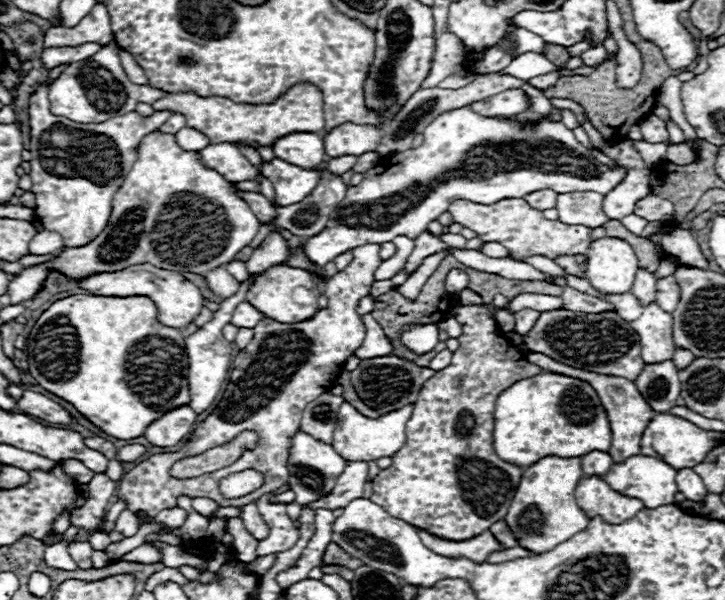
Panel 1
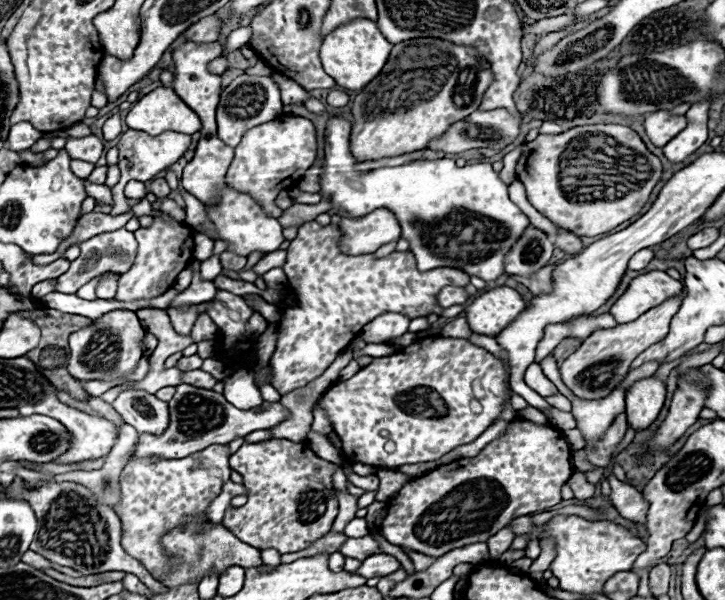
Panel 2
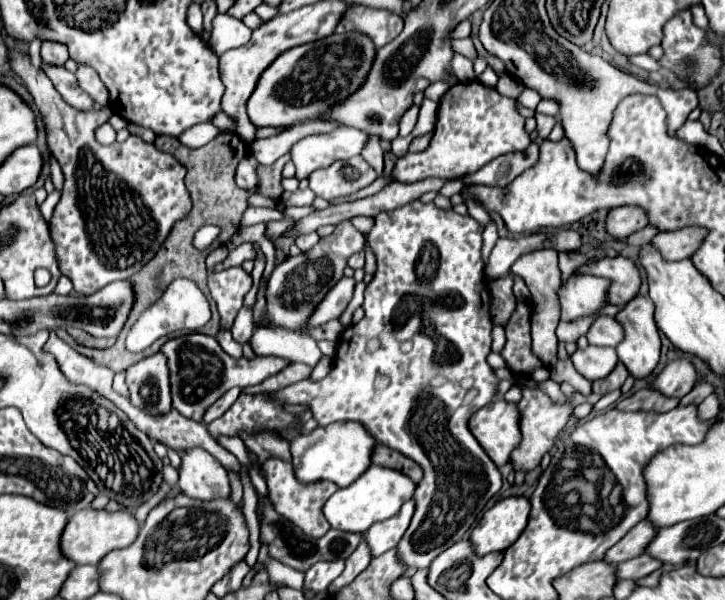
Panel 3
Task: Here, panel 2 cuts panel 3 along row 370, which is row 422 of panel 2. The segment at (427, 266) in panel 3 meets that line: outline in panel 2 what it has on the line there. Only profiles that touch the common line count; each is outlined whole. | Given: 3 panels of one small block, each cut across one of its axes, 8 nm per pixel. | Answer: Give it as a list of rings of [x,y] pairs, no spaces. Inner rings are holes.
[[[442,336],[427,337],[414,342],[402,349],[394,356],[374,358],[366,368],[354,374],[346,382],[336,382],[330,386],[312,406],[312,410],[322,408],[334,428],[334,432],[342,440],[342,454],[348,462],[364,462],[378,468],[398,468],[404,464],[418,464],[438,460],[450,450],[476,440],[494,420],[500,416],[504,400],[508,398],[508,384],[506,384],[506,368],[502,360],[494,358],[480,346],[470,344],[462,338],[444,338]],[[480,380],[484,398],[482,398],[482,412],[474,414],[470,410],[470,402],[474,400],[472,384]],[[382,432],[390,432],[390,440],[396,444],[394,452],[386,452],[384,444],[386,438]]]

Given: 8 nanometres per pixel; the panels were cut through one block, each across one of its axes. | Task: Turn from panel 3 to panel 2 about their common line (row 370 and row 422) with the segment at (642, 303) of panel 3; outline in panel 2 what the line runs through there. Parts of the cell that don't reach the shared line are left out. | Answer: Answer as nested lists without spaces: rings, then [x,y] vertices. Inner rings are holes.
[[[656,376],[636,380],[626,390],[628,424],[634,430],[648,428],[658,418],[664,404],[664,396],[666,396],[666,388]]]

